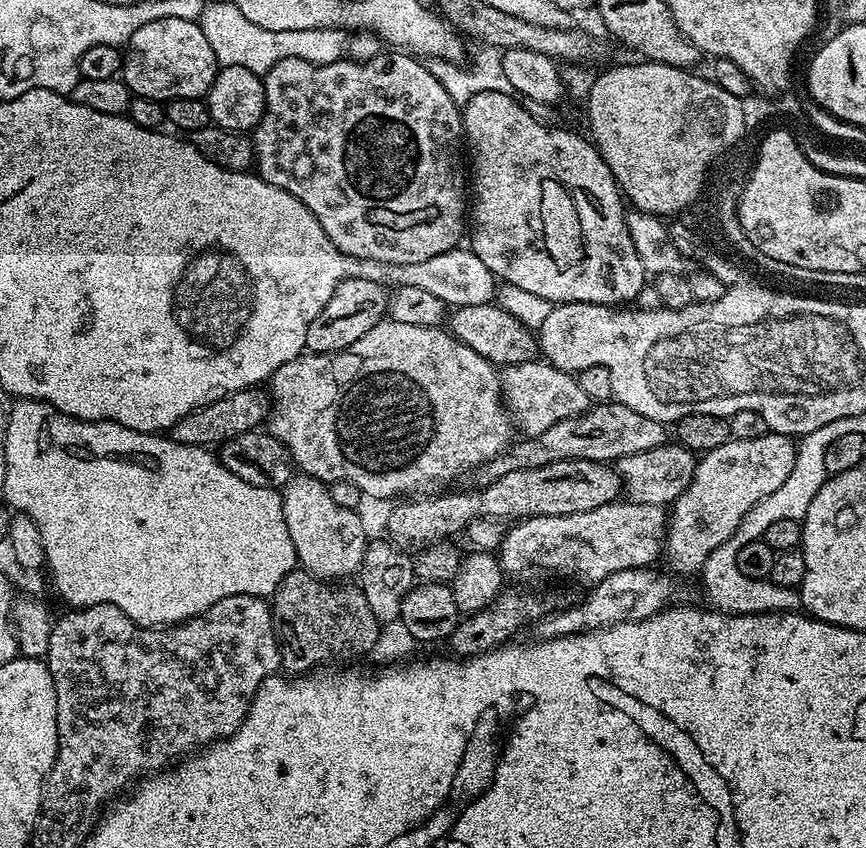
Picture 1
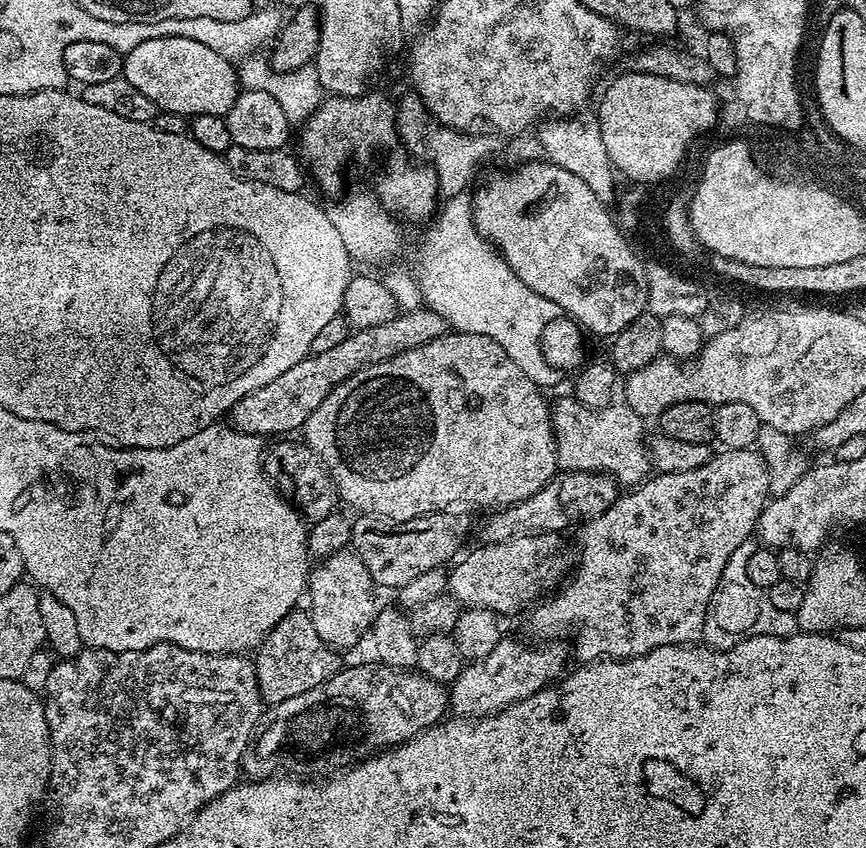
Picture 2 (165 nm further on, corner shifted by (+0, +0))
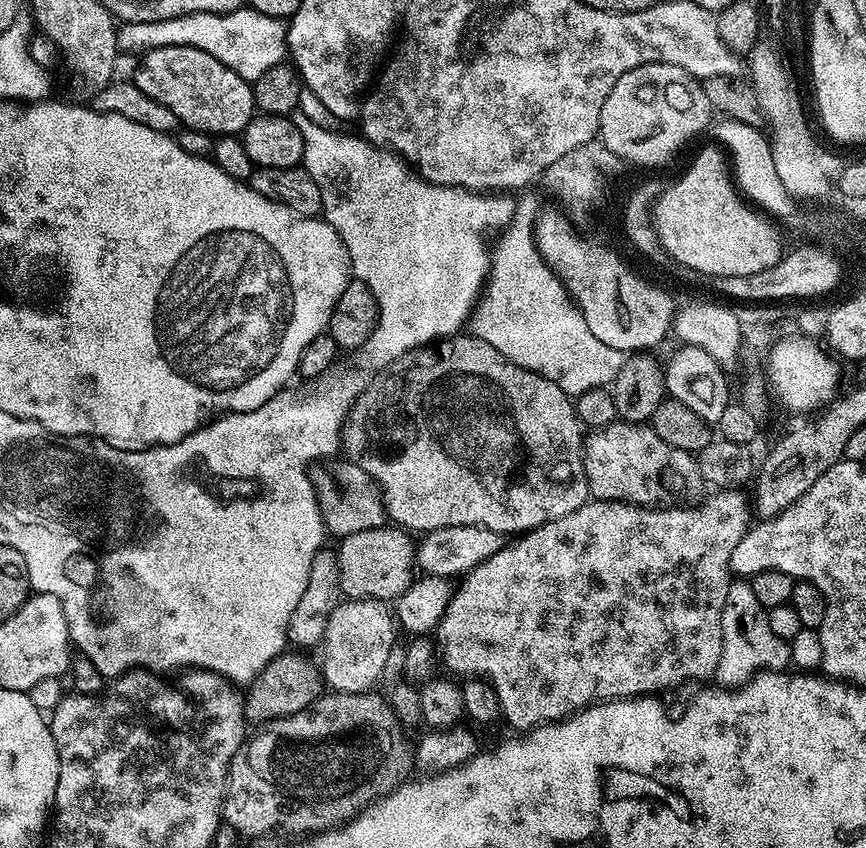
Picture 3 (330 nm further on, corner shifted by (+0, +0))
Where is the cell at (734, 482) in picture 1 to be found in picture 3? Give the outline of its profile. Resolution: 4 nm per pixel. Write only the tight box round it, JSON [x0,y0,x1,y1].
[434,490,750,730]

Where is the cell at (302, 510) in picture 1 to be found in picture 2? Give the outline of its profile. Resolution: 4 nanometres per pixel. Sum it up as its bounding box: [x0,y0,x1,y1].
[306,550,378,648]

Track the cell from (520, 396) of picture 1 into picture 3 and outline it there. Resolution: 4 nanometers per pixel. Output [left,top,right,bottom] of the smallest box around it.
[584,422,700,508]

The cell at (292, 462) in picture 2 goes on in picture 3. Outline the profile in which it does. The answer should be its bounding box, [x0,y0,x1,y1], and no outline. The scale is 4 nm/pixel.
[315,458,389,538]

